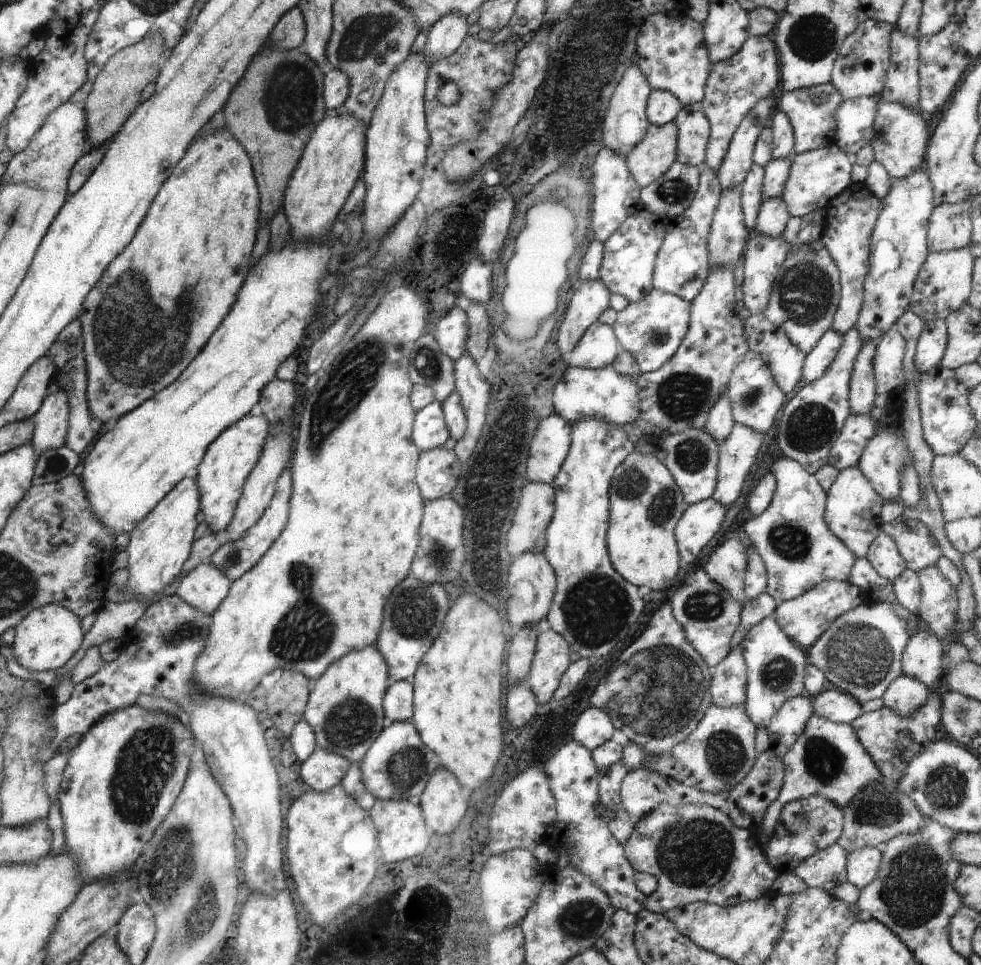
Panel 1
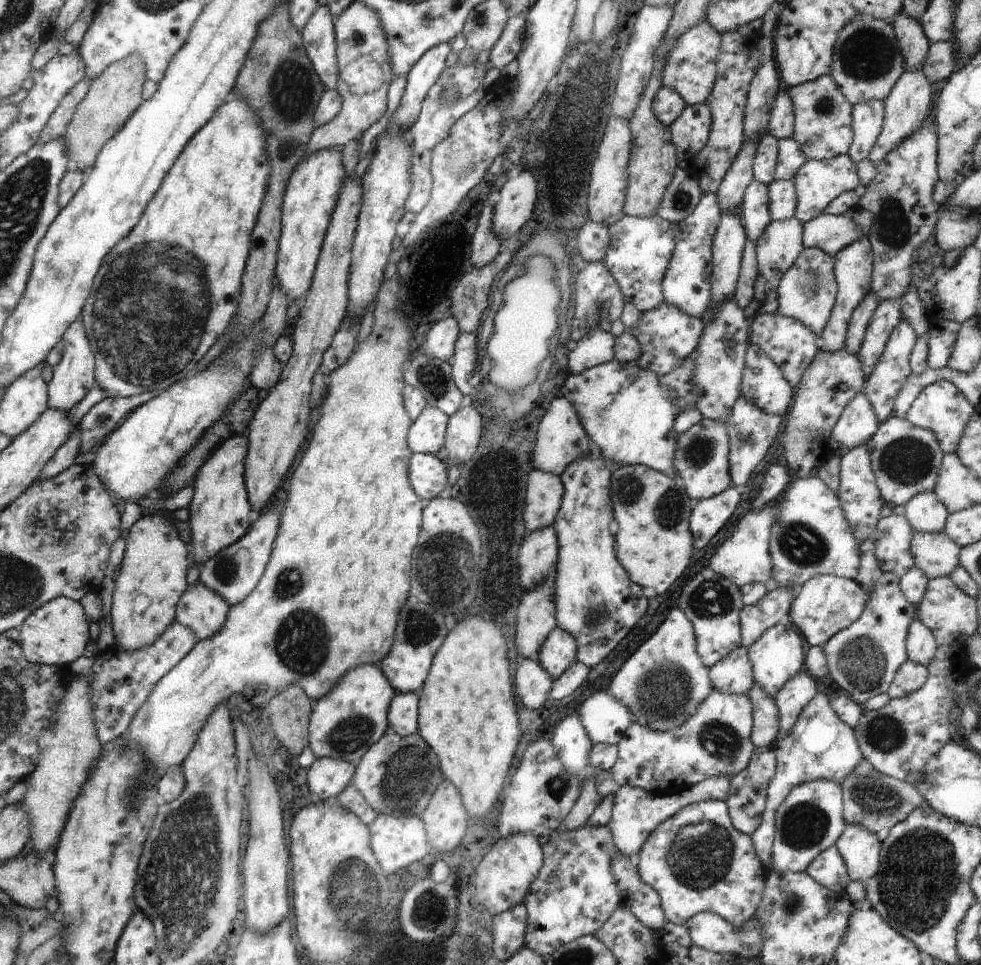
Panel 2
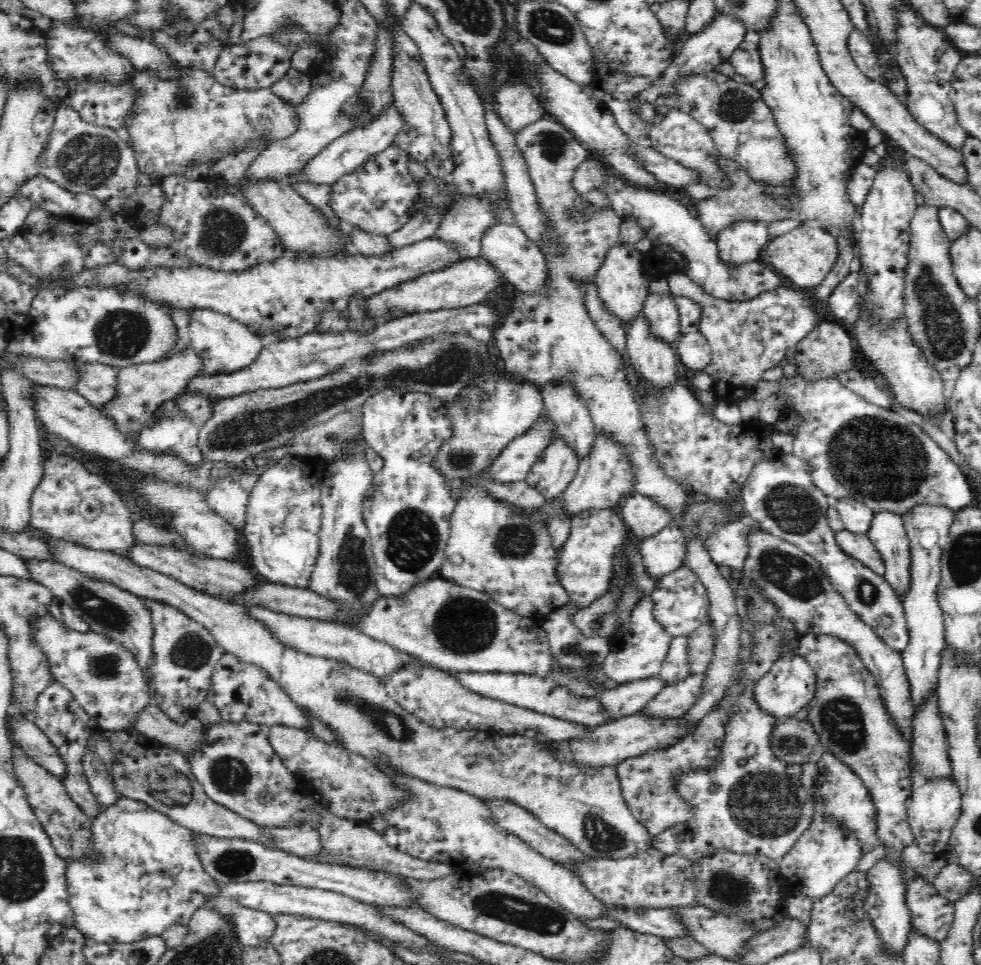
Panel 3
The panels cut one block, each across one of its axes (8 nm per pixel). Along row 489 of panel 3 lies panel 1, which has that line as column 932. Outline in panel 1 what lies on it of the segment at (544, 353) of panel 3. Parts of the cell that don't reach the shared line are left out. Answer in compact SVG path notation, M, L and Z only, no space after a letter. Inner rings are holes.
M926 629L908 637L901 655L900 674L915 678L926 687L933 688L943 675L941 643Z

